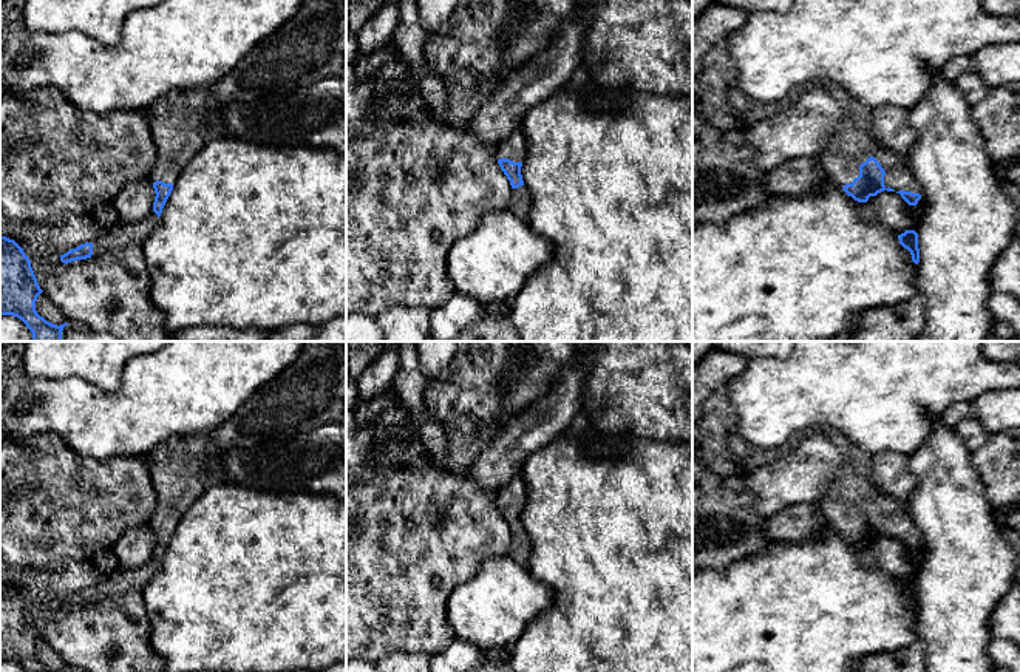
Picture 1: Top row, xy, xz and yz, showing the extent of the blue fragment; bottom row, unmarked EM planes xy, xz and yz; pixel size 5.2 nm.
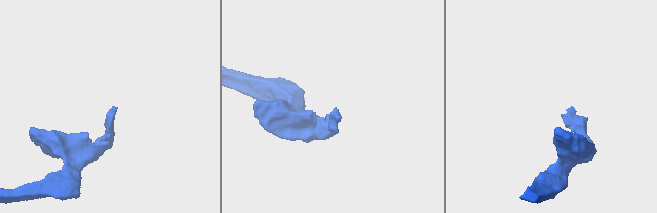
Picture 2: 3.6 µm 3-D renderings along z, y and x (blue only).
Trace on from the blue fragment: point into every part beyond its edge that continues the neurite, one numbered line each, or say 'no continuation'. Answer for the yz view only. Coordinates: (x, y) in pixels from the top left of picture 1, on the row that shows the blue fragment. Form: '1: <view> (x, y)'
1: yz (855, 144)

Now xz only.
1: xz (515, 149)

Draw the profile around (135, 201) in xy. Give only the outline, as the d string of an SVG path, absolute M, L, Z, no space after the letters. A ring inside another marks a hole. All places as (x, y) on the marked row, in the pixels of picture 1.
M148 178L130 181L113 199L121 224L139 222L153 212L155 188Z

